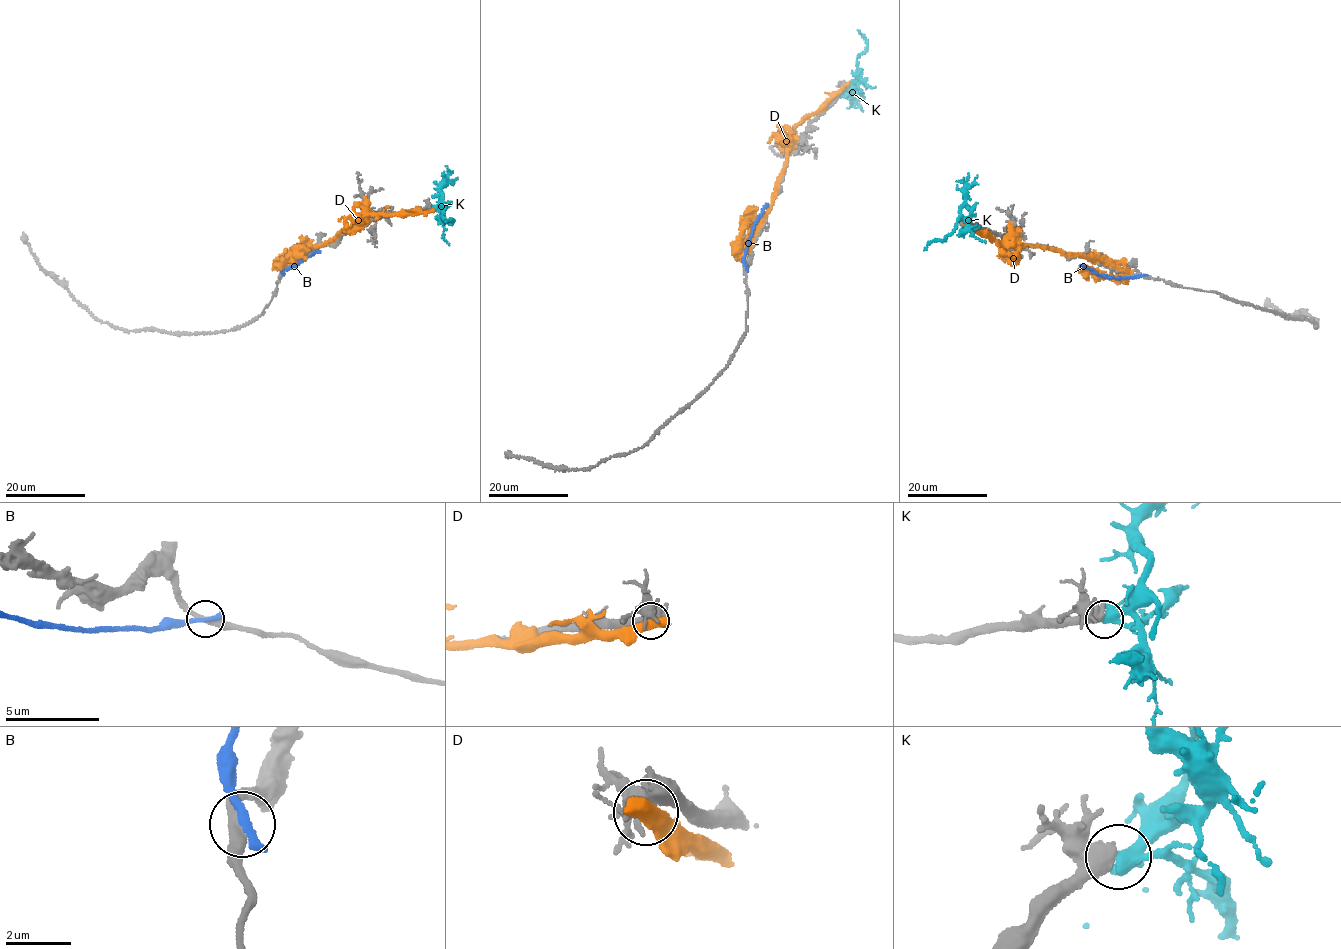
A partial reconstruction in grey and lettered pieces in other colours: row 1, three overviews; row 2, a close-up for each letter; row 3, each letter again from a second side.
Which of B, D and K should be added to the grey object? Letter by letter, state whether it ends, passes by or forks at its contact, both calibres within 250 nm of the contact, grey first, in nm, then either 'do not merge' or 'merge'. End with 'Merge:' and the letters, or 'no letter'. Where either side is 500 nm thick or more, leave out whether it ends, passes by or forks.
B: it ends; calibres 320 and 360 nm; do not merge
D: calibres 460 and 650 nm; do not merge
K: it forks; calibres 480 and 340 nm; merge
Merge: K

